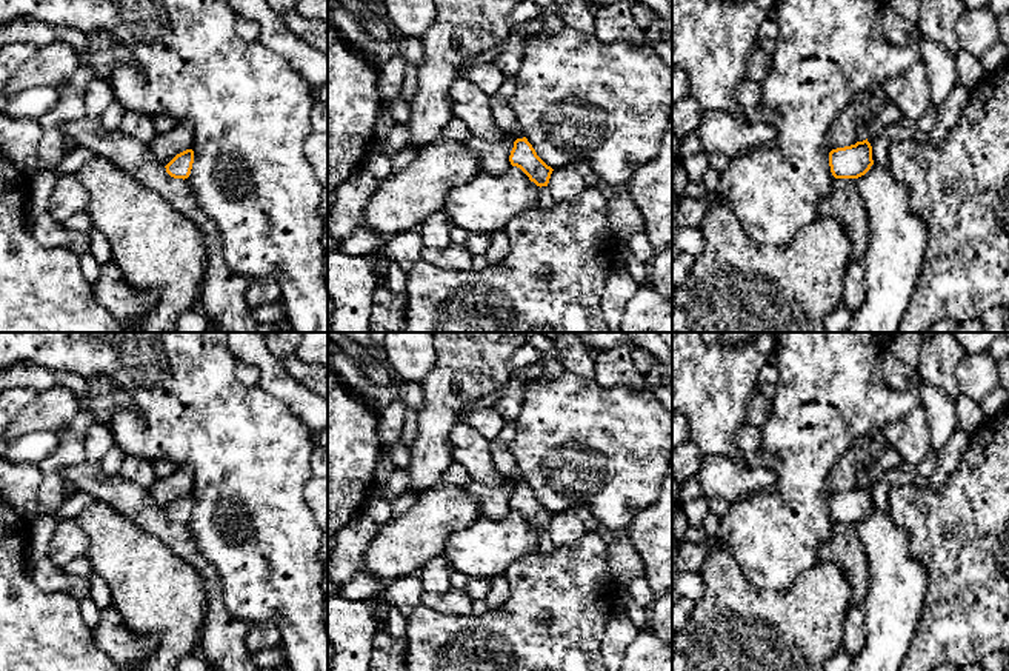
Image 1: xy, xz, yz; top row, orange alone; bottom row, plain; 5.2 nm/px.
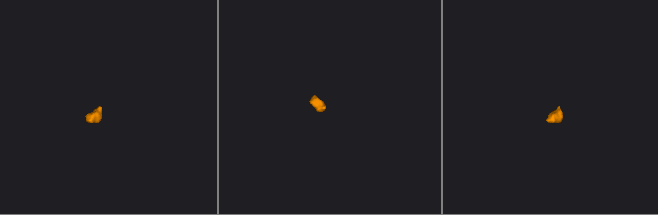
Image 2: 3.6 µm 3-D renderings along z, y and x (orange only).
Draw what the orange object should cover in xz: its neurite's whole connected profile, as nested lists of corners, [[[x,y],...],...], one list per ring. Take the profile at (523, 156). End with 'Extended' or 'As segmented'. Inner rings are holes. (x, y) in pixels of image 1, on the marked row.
[[[497,94],[489,97],[489,106],[497,126],[517,137],[509,155],[511,165],[520,168],[537,186],[548,186],[554,169],[537,155],[532,145],[523,135],[514,109],[503,103]]]. Extended

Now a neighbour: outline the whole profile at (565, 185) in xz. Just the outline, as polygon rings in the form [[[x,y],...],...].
[[[571,165],[554,169],[548,189],[554,202],[575,200],[584,189],[597,188],[600,177],[588,165]]]

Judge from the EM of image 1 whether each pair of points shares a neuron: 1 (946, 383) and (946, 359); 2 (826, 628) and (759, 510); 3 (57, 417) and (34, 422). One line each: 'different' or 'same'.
1: same
2: different
3: same

